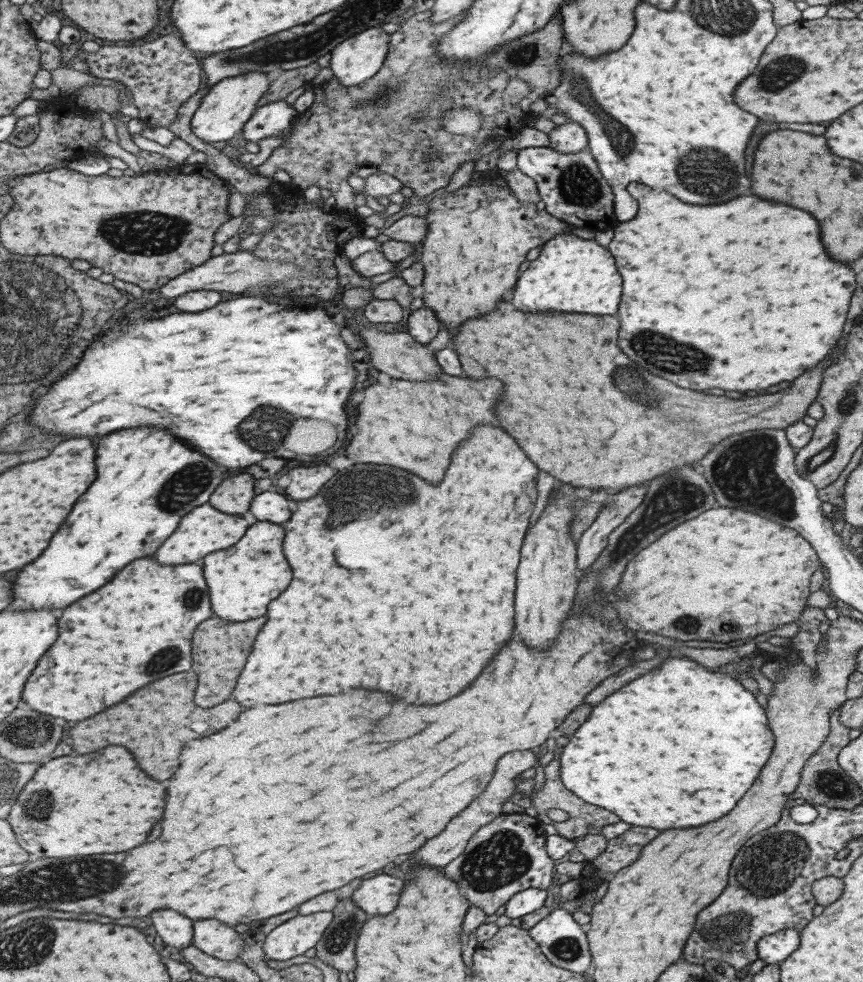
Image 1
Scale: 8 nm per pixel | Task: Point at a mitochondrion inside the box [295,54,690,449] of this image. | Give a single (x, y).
(623, 144)

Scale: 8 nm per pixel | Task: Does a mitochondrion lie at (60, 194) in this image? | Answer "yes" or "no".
no

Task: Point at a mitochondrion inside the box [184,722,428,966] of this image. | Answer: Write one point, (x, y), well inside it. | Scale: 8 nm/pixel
(338, 939)

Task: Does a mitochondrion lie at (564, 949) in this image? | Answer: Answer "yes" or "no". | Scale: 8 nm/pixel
yes

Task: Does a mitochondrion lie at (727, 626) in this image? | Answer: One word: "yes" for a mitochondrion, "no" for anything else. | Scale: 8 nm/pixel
yes

